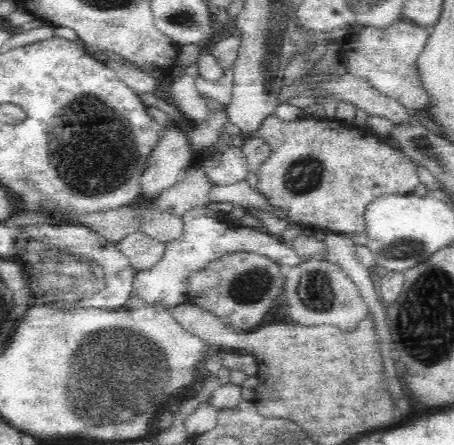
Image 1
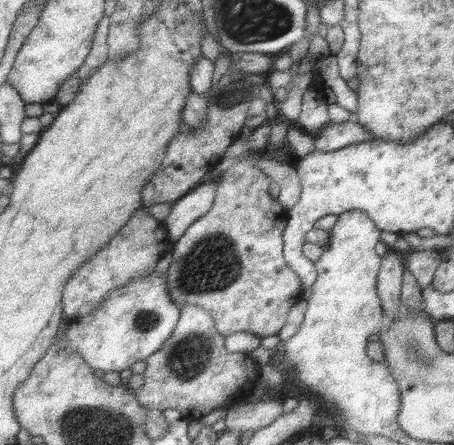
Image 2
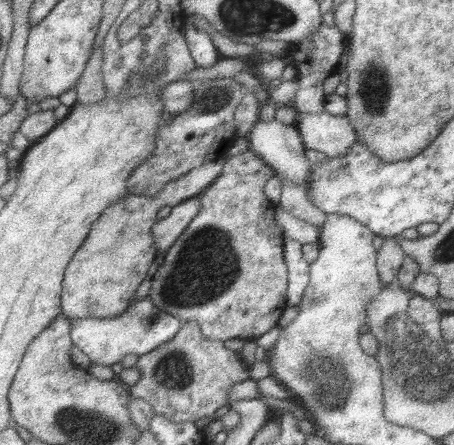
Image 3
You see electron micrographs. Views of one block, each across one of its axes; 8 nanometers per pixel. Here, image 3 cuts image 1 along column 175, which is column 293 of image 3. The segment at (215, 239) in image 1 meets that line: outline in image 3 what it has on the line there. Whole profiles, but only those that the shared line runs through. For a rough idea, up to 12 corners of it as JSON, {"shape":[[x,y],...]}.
{"shape":[[283,240],[289,276],[285,304],[295,308],[309,284],[301,246]]}

